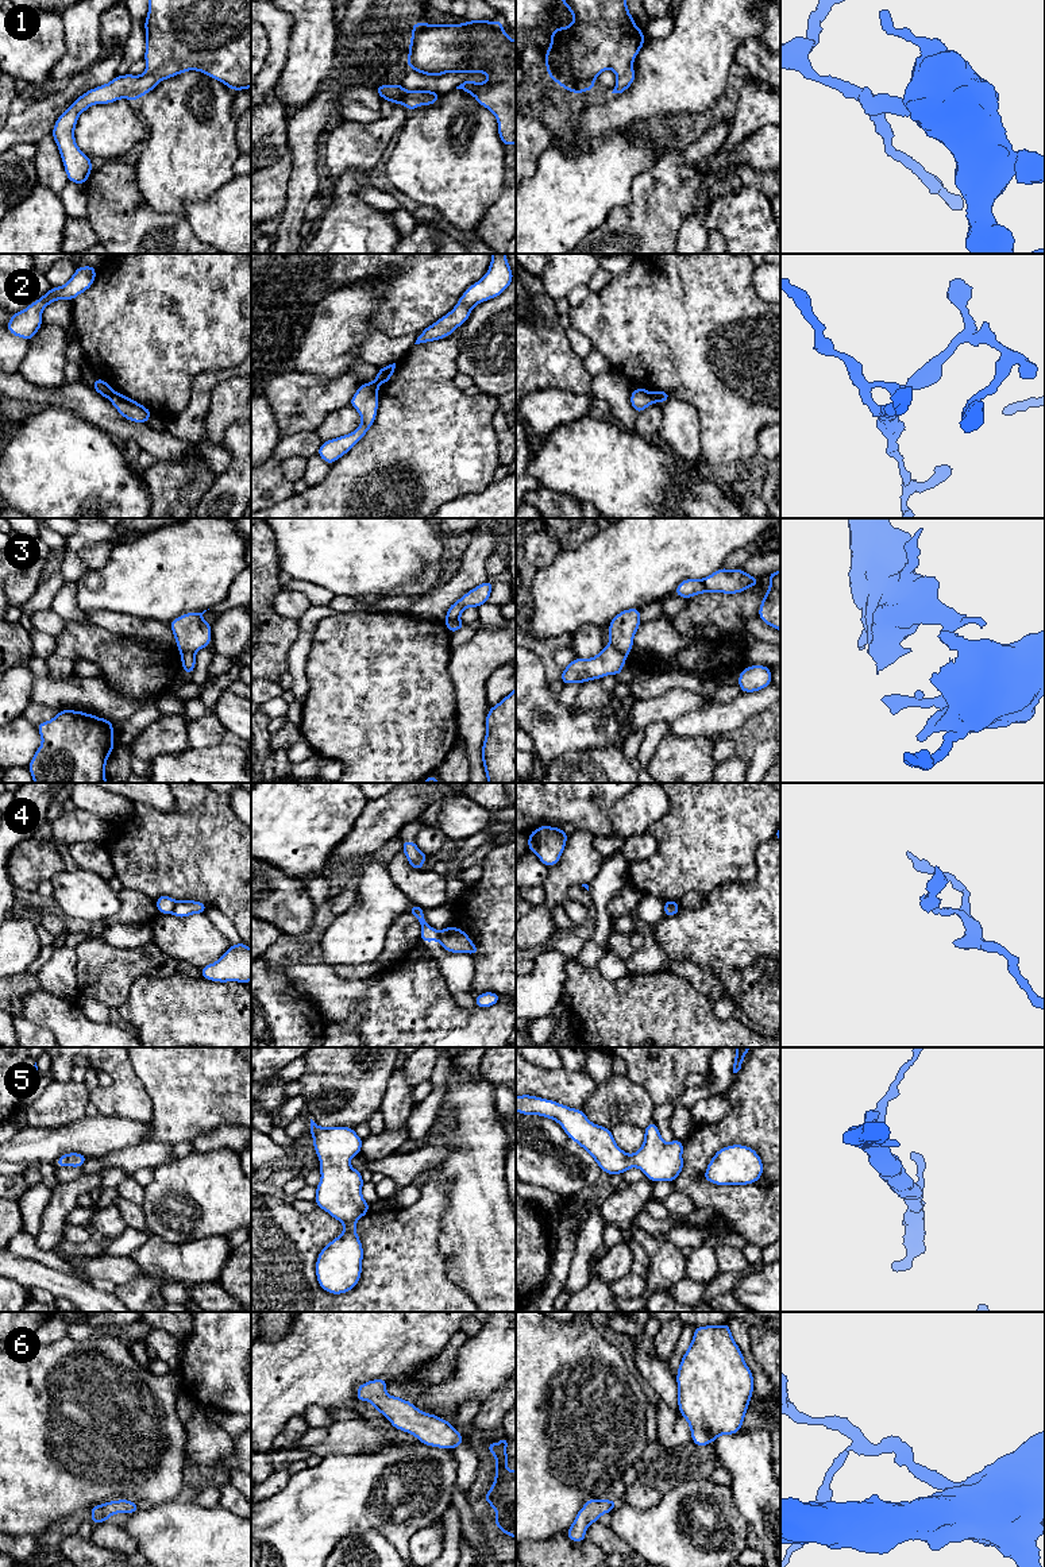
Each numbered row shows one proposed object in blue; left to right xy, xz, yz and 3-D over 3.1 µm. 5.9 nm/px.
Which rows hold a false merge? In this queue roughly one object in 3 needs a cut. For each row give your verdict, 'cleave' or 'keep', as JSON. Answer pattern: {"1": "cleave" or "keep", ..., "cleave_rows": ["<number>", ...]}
{"1": "keep", "2": "cleave", "3": "cleave", "4": "cleave", "5": "keep", "6": "keep", "cleave_rows": ["2", "3", "4"]}

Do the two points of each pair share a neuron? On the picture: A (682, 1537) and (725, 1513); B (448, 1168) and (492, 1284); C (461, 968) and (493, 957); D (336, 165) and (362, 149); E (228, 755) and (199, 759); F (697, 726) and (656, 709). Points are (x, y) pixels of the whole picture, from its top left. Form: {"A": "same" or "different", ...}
{"A": "same", "B": "same", "C": "different", "D": "same", "E": "same", "F": "different"}

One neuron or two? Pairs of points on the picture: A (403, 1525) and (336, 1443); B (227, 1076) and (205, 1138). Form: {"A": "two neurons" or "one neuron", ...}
{"A": "two neurons", "B": "two neurons"}

